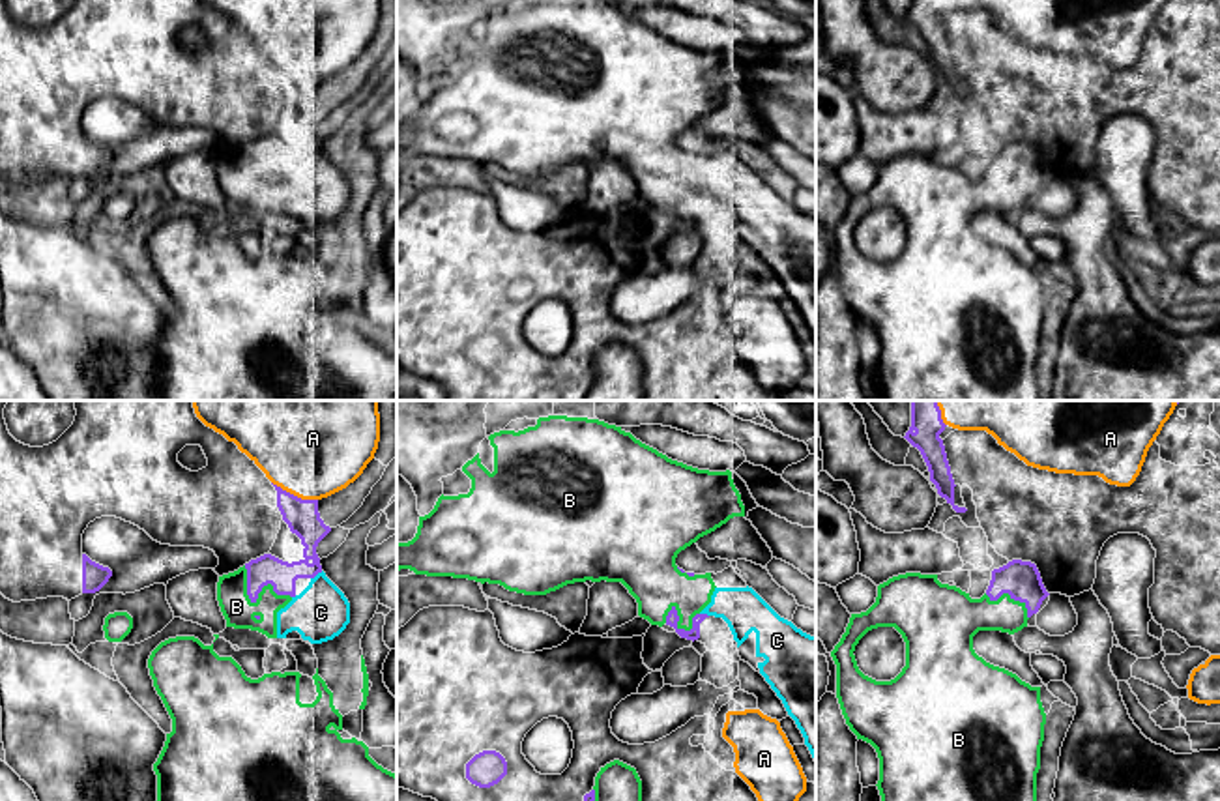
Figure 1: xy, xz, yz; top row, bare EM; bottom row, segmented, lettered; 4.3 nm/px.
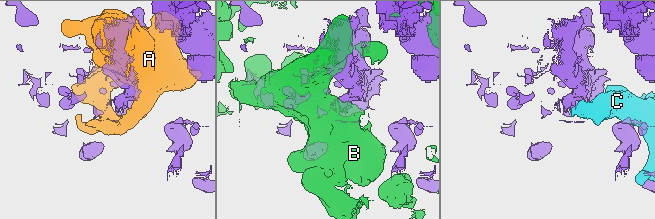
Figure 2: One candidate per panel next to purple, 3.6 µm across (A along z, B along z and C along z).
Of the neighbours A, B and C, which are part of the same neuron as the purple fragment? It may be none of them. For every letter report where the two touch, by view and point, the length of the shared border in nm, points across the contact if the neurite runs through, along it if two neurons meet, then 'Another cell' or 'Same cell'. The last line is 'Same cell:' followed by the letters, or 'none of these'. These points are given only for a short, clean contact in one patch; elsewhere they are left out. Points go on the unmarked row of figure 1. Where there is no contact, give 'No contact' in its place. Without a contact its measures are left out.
A: Touches purple at xy (292, 75). Shared border 220 nm. Another cell
B: Touches purple at xy (257, 178). Shared border 240 nm. Another cell
C: Touches purple at xy (317, 154). Shared border 70 nm. Another cell
Same cell: none of these

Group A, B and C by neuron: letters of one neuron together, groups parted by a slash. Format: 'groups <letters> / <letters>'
groups A / B C

